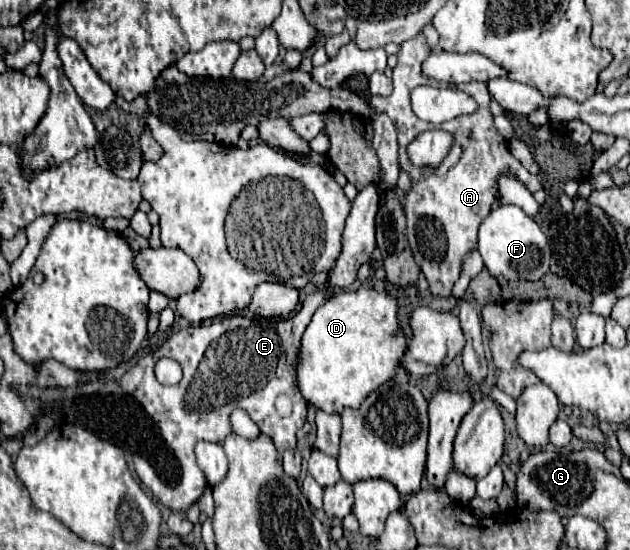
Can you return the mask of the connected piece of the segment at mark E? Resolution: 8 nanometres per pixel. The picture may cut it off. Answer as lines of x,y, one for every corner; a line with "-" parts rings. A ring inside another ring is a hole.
385,113
373,117
373,147
381,161
381,181
379,185
369,185
359,191
347,217
341,237
341,253
333,269
329,271
327,285
317,289
315,293
309,293
303,301
301,311
297,311
291,319
247,319
241,315
223,317
221,323
211,323
211,331
209,325
183,327
161,345
155,357
139,359
139,363
121,377
121,387
145,407
149,417
165,435
167,447
177,447
177,463
169,463
169,467
165,467
167,473
157,473
155,467
135,467
139,479
169,509
185,511
203,495
207,479
195,463
193,449
197,441
221,443
231,433
229,413
235,407
247,409
255,425
273,439
281,453
287,449
295,449
295,433
307,419
307,401
299,393
297,385
297,357
303,331
311,323
317,307
323,305
337,289
349,287
357,279
357,269
363,263
371,263
371,253
375,249
375,213
379,195
383,187
395,187
401,171
397,131
393,121
389,121
-
159,357
171,357
181,365
181,383
167,387
155,379
153,363
-
277,397
289,399
291,411
287,411
285,417
281,417
275,409

